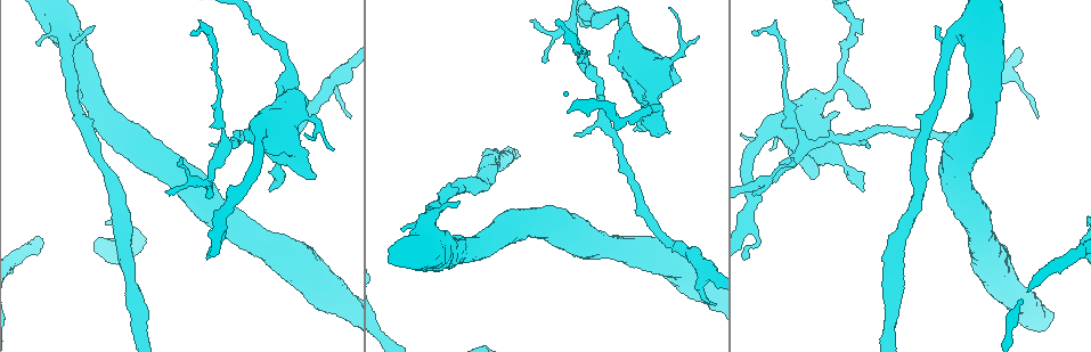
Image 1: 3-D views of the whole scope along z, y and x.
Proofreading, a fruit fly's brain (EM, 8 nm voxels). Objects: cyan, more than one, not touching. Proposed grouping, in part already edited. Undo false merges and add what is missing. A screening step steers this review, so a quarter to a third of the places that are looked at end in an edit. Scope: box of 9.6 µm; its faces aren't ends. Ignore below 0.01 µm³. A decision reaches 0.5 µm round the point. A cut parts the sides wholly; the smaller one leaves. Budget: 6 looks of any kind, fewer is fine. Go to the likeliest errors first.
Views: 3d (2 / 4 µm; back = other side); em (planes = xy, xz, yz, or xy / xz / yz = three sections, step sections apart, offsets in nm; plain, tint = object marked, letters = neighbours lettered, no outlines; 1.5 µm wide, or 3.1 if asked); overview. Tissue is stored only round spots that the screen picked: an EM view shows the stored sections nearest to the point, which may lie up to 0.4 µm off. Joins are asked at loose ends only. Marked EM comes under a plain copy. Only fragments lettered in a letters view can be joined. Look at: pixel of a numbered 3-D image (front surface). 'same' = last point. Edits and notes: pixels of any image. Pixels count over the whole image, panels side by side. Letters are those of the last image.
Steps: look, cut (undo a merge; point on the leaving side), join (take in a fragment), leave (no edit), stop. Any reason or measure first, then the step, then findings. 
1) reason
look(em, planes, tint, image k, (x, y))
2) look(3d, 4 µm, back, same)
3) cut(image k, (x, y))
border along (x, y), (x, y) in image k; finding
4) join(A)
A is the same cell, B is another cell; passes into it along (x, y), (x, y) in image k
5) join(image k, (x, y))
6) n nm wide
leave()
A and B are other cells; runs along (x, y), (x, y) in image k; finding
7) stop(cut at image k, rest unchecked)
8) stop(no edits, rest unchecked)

thick end
look(em, yz, step 8, letters, image 1, (754, 244))

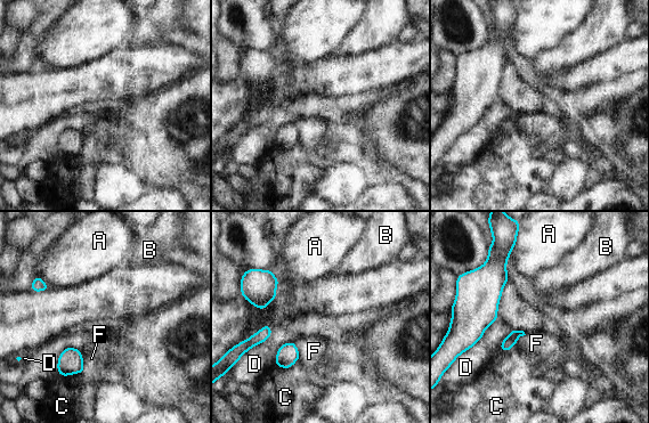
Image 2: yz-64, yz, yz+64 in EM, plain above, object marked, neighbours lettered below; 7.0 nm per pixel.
cut it another way
look(em, planes, letters, same)

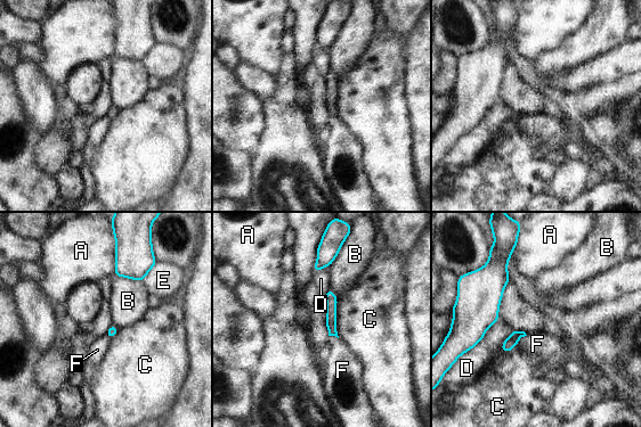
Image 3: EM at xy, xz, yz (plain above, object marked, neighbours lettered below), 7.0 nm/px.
leave()
A, B, C, D, E and F are other cells; border along (114, 273), (140, 281) in image 3; no lettered fragment goes on from it

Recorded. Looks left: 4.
free end
look(3d, 2 µm, back, image 1, (93, 28))

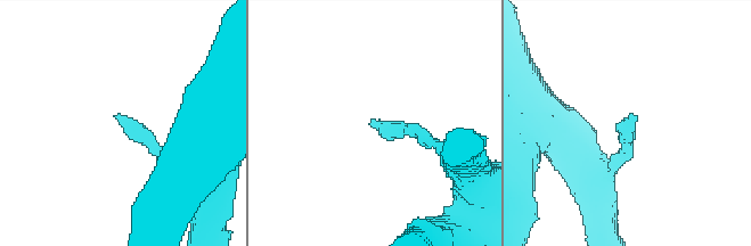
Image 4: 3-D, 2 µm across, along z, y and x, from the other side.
look(em, planes, letters, image 4, (630, 119))

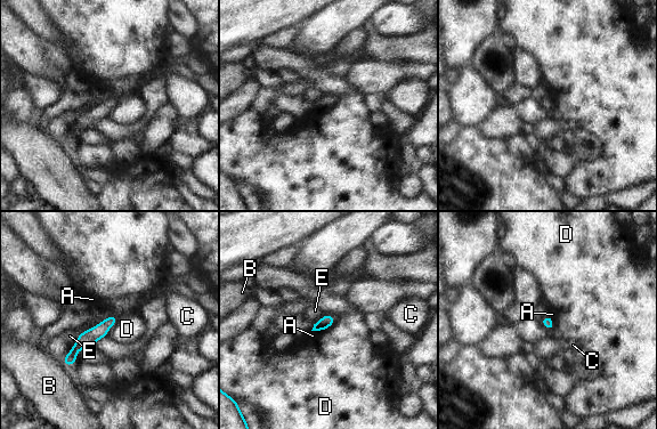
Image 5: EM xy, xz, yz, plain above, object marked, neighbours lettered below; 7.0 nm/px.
leave()
A, B, C, D and E are other cells; runs along (113, 318), (84, 340), (67, 362) in image 5; none of them fits

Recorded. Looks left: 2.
thick turns thin
look(em, yz, step 4, tint, image 1, (585, 55))

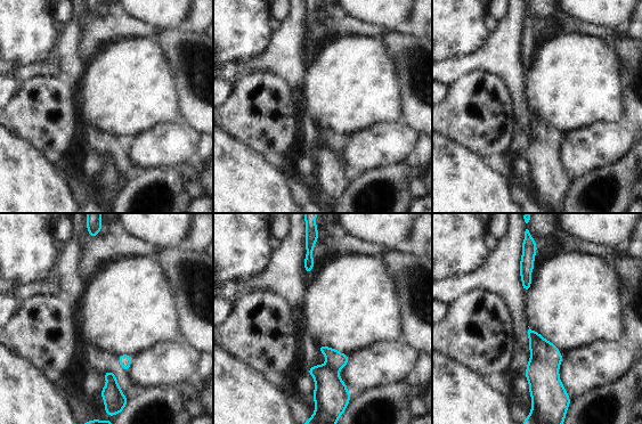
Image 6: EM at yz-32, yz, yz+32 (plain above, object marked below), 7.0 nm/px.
see the neighbours
look(em, yz, step 4, letters, same)

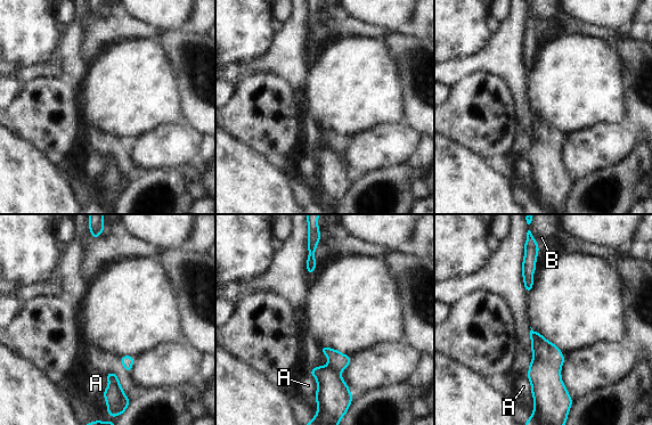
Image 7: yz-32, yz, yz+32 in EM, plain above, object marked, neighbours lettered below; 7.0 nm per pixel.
A touches over 160 nm
leave()
A and B are other cells; border along (536, 240), (538, 244) in image 7; one cell here

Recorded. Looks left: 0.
stop(no edits, rest unchecked)

